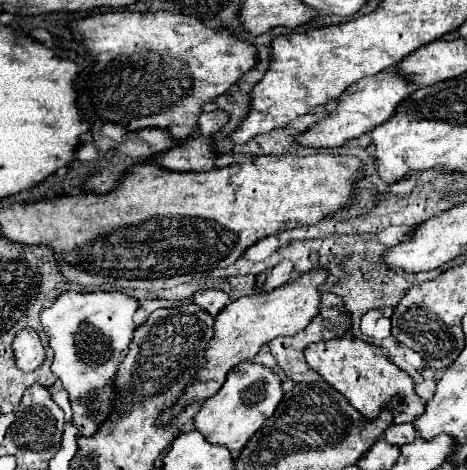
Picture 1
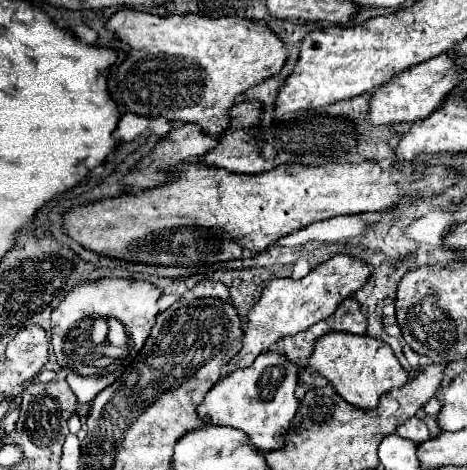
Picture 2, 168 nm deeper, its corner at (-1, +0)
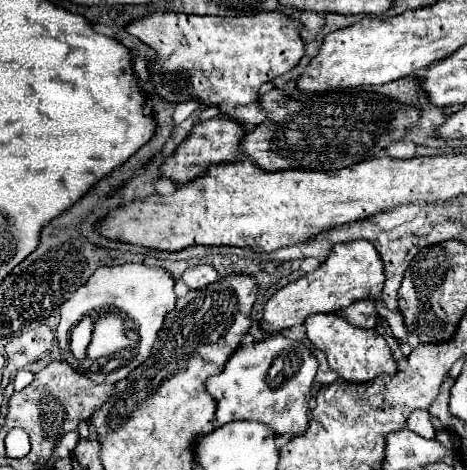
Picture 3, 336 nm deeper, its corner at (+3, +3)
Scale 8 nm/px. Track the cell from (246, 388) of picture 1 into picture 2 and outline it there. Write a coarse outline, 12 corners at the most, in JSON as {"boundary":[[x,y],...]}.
{"boundary":[[262,352],[214,384],[208,424],[284,446],[300,408],[298,364]]}

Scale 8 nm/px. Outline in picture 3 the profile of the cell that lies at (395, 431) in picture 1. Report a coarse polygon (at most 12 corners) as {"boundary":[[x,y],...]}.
{"boundary":[[428,411],[410,413],[406,427],[424,439],[434,437]]}

